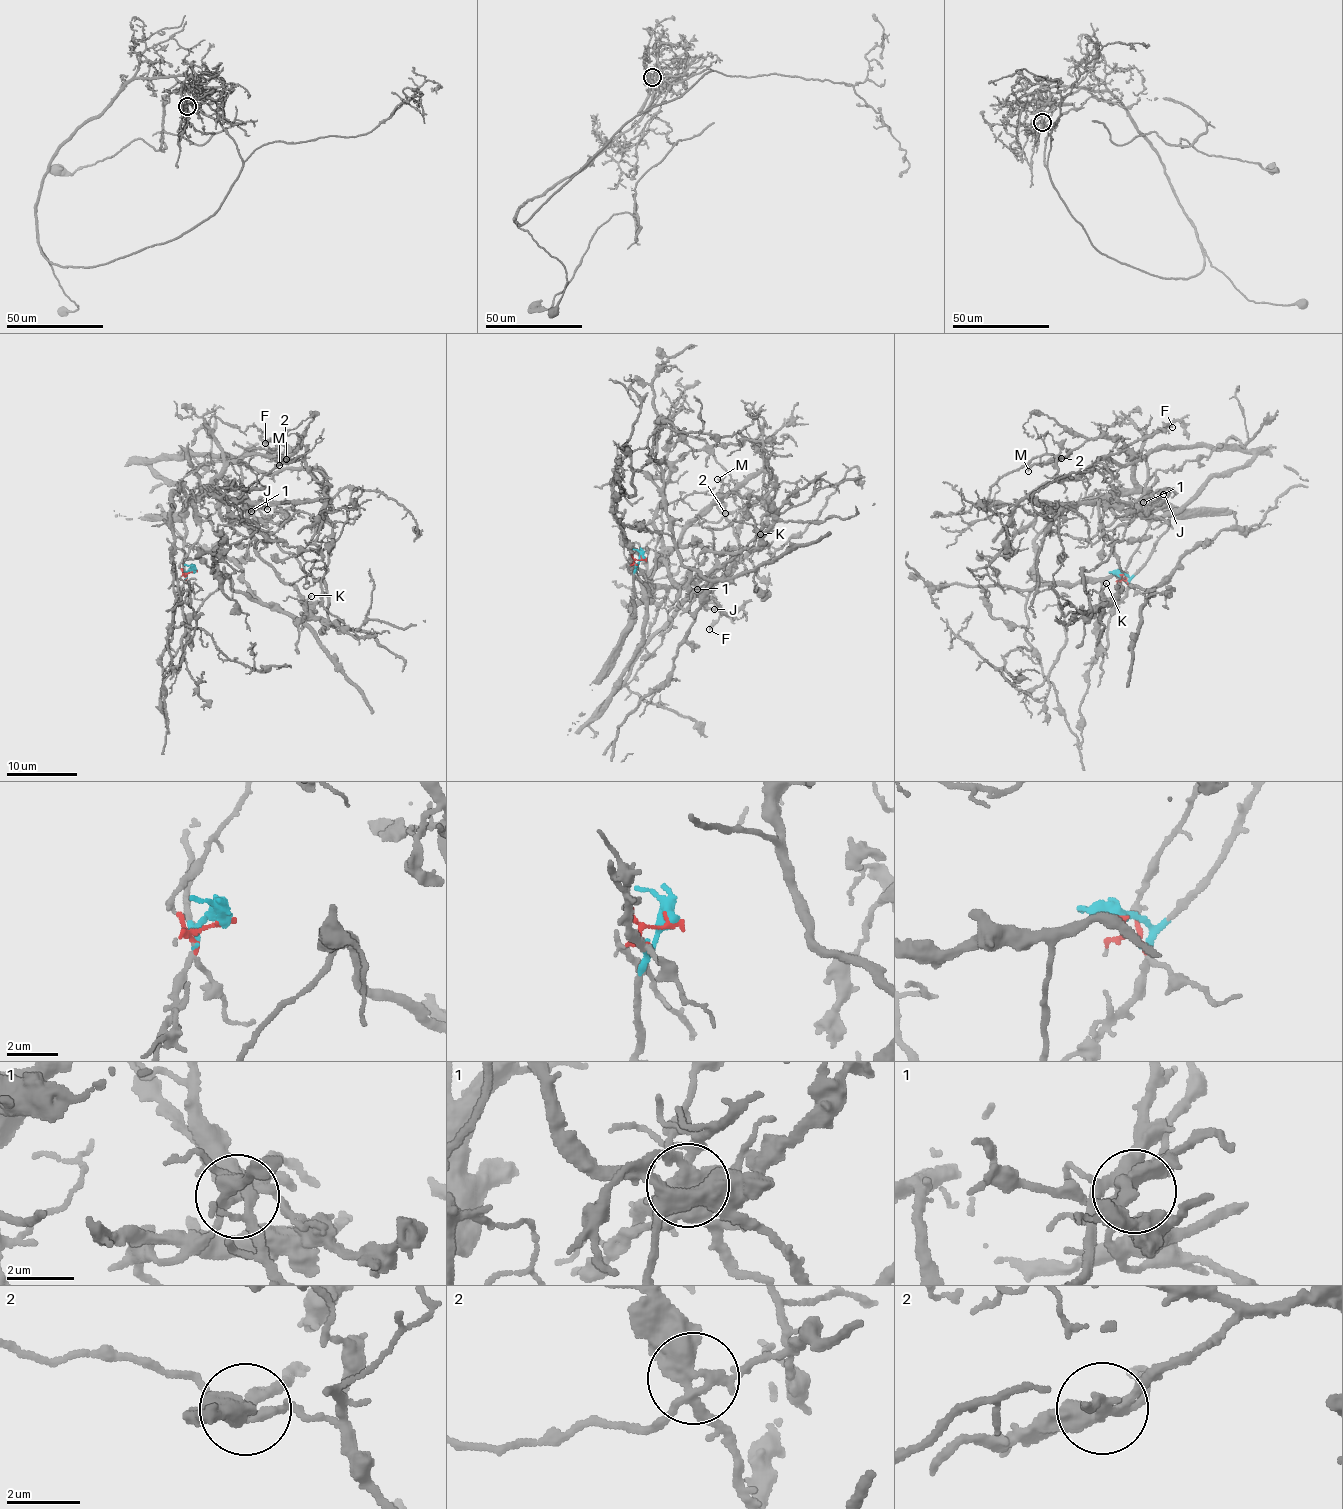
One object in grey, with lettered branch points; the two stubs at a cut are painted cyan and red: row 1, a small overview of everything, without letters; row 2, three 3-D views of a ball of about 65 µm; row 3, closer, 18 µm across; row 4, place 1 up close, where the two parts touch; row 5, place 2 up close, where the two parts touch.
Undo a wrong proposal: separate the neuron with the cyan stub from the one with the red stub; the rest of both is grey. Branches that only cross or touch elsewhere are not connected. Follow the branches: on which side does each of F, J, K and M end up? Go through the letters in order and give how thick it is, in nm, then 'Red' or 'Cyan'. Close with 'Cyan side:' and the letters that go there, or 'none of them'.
F: Thickness 240 nm. Cyan
J: Thickness 160 nm. Cyan
K: Thickness 120 nm. Cyan
M: Thickness 190 nm. Cyan
Cyan side: F, J, K, M

